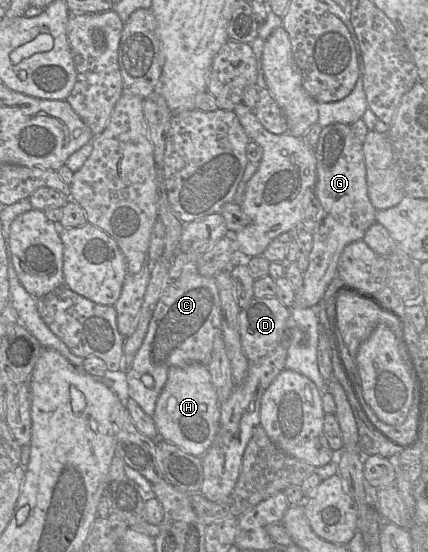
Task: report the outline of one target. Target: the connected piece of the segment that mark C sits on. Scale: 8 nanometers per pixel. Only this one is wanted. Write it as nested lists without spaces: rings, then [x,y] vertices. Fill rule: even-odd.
[[[183,252],[174,255],[166,285],[153,312],[145,339],[126,372],[129,398],[136,401],[151,417],[166,384],[169,370],[172,367],[184,367],[193,363],[208,366],[214,340],[217,336],[222,336],[218,287],[214,277],[205,277],[199,273],[198,259]],[[145,374],[153,377],[152,388],[143,383],[142,377]]]

